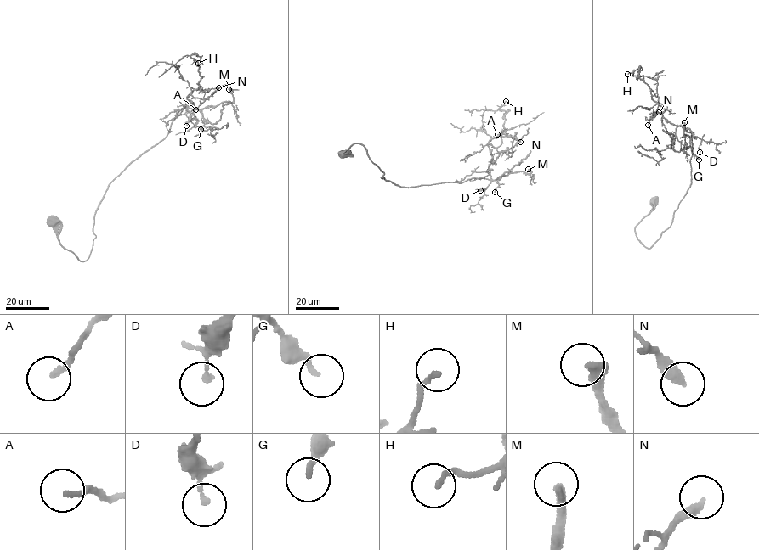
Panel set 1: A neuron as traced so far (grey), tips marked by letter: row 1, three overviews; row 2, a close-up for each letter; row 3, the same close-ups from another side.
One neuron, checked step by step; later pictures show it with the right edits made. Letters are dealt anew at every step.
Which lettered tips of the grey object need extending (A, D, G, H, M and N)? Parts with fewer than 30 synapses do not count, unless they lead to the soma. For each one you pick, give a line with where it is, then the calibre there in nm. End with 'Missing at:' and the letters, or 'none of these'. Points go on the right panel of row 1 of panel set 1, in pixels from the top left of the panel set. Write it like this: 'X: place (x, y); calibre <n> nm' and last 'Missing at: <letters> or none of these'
M: place (684, 122); calibre 360 nm
Missing at: M

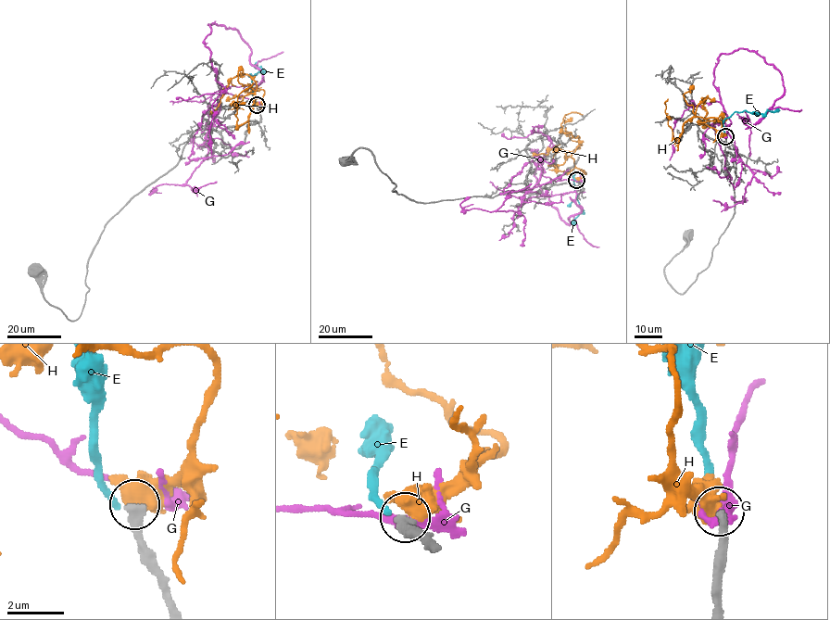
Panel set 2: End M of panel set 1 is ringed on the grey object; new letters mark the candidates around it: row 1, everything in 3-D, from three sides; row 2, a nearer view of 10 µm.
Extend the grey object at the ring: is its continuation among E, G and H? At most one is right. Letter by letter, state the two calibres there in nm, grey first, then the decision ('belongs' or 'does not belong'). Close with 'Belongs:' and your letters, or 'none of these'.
E: calibres 360 and 220 nm; does not belong
G: calibres 360 and 320 nm; does not belong
H: calibres 380 and 460 nm; does not belong
Belongs: none of these

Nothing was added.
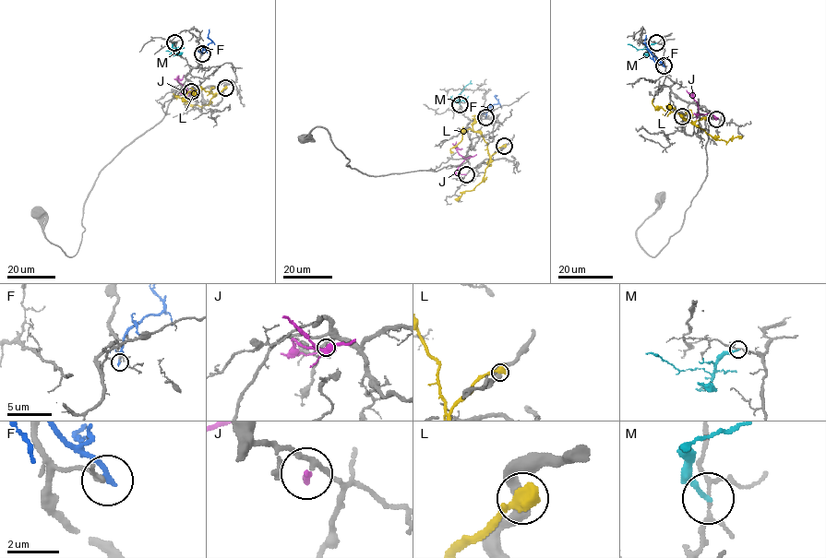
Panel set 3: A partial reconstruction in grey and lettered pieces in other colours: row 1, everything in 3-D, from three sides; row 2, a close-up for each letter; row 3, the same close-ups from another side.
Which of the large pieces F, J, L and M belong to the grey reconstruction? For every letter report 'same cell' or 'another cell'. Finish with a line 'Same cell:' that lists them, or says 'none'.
F: another cell
J: same cell
L: another cell
M: another cell
Same cell: J

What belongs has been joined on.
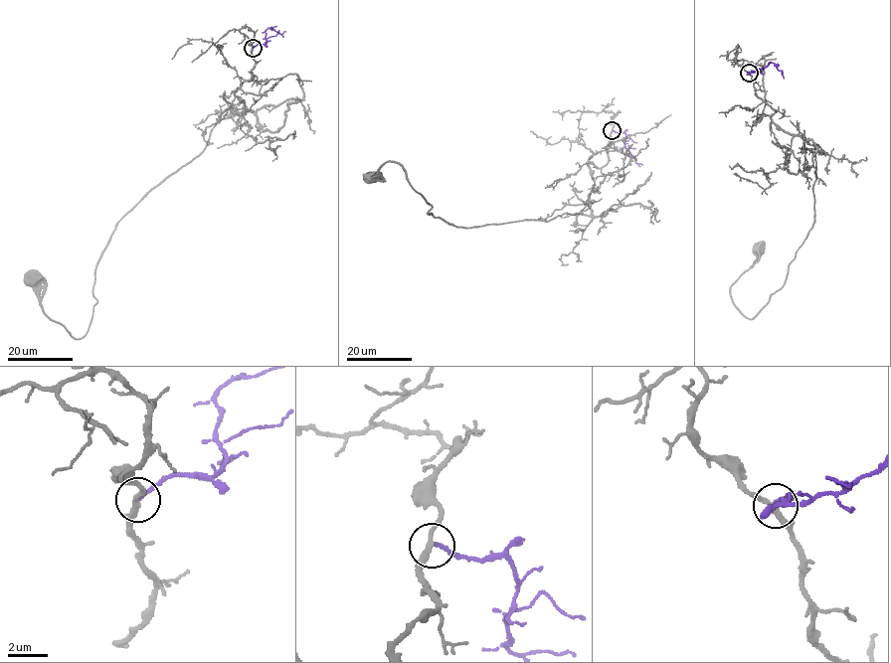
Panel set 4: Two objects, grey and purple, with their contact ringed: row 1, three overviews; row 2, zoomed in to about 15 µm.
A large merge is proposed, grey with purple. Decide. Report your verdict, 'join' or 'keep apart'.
join

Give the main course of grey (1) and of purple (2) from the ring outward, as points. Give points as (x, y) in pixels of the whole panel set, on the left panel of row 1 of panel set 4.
1: (252, 48), (243, 107), (101, 251), (83, 337), (49, 319), (32, 278)
2: (252, 48), (266, 43), (267, 28), (280, 34), (285, 31)

